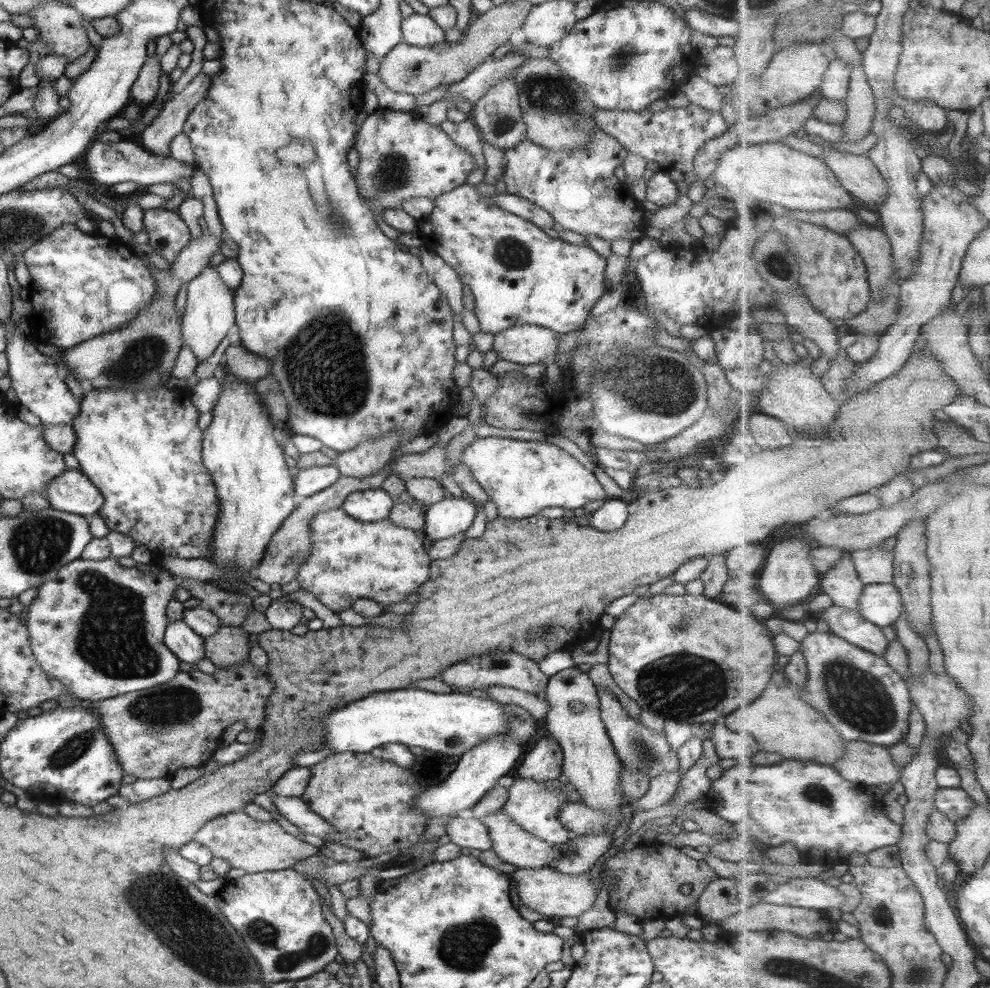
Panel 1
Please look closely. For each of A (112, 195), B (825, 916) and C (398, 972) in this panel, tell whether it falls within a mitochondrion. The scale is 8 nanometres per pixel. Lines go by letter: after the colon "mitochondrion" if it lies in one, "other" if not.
A: other
B: other
C: other

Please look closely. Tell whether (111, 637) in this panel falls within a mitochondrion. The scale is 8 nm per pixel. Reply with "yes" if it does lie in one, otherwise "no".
yes

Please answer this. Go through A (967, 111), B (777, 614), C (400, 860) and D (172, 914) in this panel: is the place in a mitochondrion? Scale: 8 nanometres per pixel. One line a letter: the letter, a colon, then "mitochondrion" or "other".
A: other
B: other
C: mitochondrion
D: mitochondrion

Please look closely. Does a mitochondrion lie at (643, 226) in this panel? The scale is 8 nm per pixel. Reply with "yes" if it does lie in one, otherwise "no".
no

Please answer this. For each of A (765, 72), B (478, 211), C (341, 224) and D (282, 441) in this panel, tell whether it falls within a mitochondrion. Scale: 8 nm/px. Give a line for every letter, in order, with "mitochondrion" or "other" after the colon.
A: other
B: other
C: mitochondrion
D: other

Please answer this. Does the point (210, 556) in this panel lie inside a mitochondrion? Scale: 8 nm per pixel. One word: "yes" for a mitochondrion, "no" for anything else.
no

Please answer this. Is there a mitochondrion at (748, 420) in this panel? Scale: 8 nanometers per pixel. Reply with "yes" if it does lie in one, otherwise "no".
no

